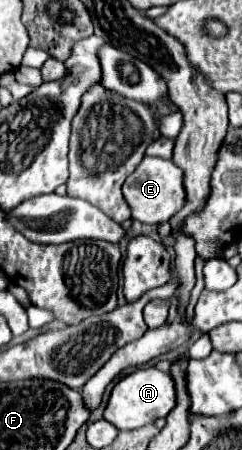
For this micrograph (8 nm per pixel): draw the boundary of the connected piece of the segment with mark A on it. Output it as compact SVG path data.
M143 367L123 377L111 391L109 403L103 411L103 419L115 425L119 431L139 429L147 423L153 423L159 417L165 417L175 407L175 383L169 373L163 373L155 367Z

